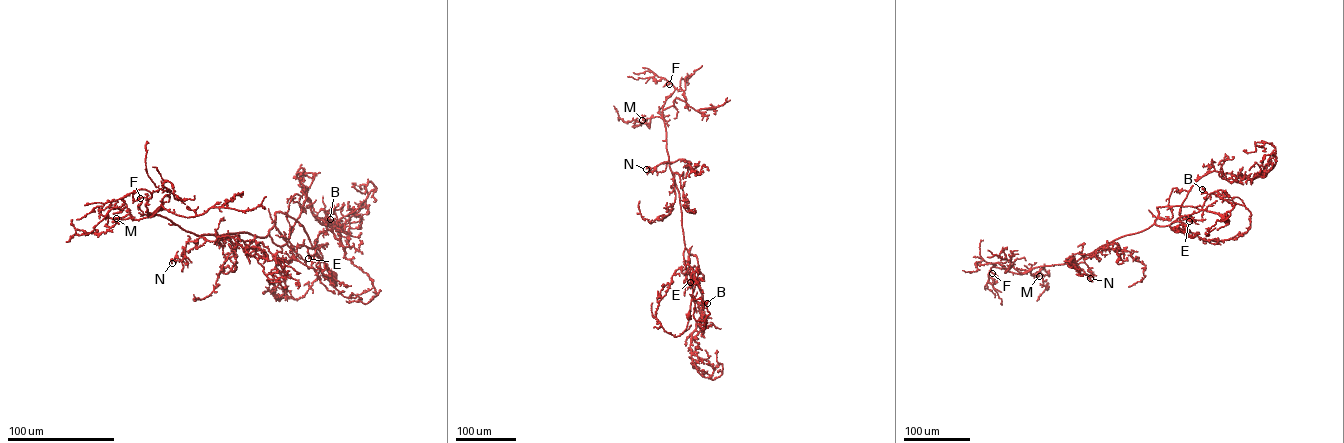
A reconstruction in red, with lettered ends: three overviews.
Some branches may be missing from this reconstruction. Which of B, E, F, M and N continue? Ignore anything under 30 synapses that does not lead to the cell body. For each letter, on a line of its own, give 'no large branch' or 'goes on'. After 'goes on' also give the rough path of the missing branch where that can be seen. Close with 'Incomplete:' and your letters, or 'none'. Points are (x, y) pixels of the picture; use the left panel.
B: no large branch
E: goes on
F: no large branch
M: no large branch
N: goes on; missing branch runs (172, 263), (183, 280), (183, 292), (177, 292), (181, 294)
Incomplete: E, N

